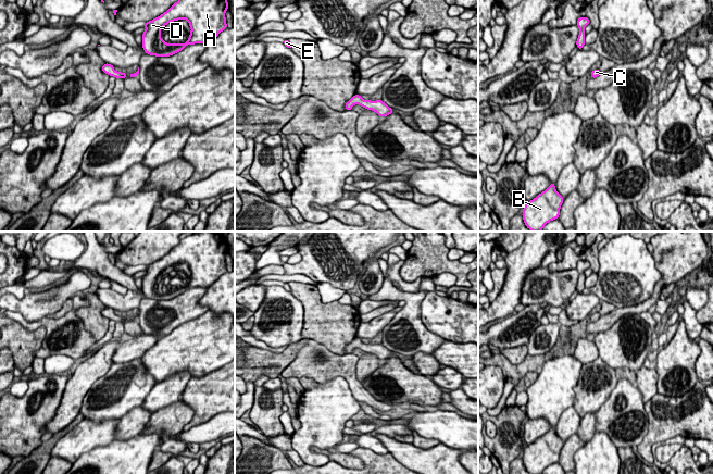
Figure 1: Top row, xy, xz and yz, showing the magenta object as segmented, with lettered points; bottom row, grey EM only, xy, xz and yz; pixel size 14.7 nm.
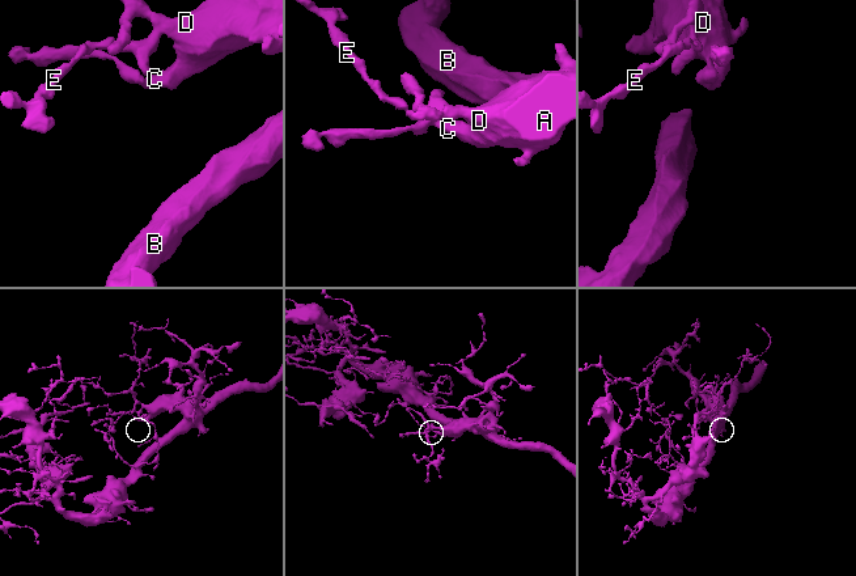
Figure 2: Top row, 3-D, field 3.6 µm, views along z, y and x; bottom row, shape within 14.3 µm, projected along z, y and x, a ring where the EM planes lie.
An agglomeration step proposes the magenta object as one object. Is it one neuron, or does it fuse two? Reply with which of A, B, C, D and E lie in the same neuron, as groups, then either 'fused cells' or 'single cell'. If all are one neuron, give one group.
groups A B C D E; single cell

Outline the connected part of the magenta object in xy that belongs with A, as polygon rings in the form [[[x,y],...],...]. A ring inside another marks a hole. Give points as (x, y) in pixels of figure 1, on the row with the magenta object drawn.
[[[178,0],[160,16],[143,23],[142,49],[147,54],[171,57],[188,45],[209,43],[227,28],[227,0]],[[187,20],[191,32],[185,43],[168,45],[161,38],[161,28],[173,21]]]

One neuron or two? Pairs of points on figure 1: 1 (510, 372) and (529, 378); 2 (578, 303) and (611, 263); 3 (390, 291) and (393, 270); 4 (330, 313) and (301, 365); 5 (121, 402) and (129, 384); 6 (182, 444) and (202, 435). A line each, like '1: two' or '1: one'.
1: two
2: two
3: two
4: two
5: one
6: one

